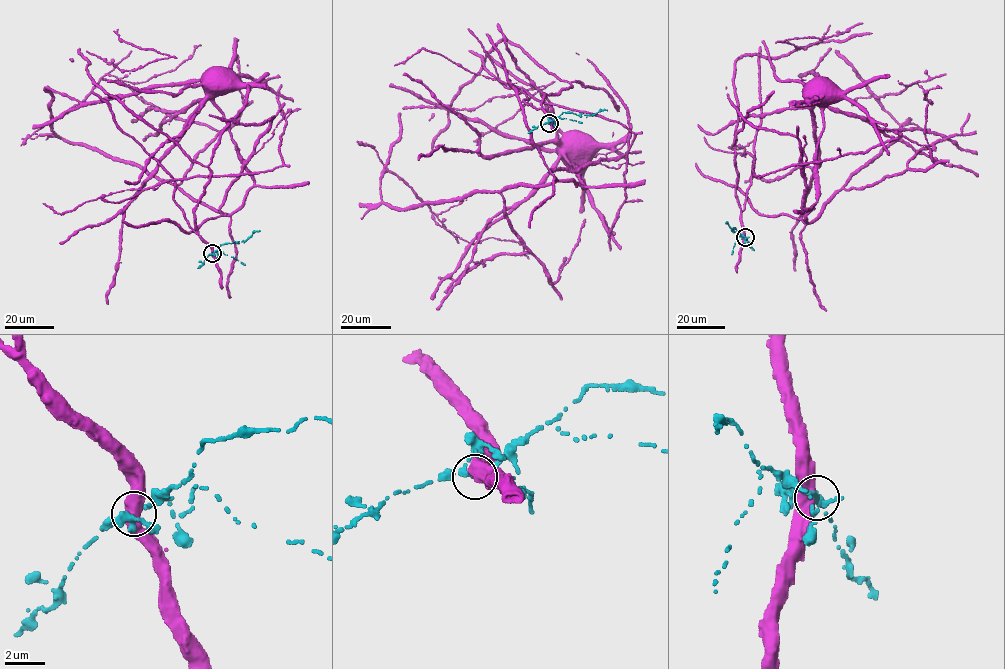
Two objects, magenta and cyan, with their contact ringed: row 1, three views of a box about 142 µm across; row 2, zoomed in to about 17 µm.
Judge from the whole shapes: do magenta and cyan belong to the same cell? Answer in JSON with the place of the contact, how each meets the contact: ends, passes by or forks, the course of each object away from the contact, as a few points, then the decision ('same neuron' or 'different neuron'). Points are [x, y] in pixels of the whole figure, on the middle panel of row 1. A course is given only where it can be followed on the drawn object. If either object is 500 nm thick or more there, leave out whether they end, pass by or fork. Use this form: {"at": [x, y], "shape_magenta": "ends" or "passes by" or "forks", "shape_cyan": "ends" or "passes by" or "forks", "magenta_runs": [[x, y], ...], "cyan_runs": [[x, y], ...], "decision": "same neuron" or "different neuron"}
{"at": [549, 123], "shape_magenta": "passes by", "shape_cyan": "forks", "magenta_runs": [[549, 123], [523, 102], [595, 113], [634, 134], [609, 235], [582, 176], [580, 142], [590, 143]], "cyan_runs": [[549, 123], [563, 112], [589, 115], [607, 110]], "decision": "different neuron"}

